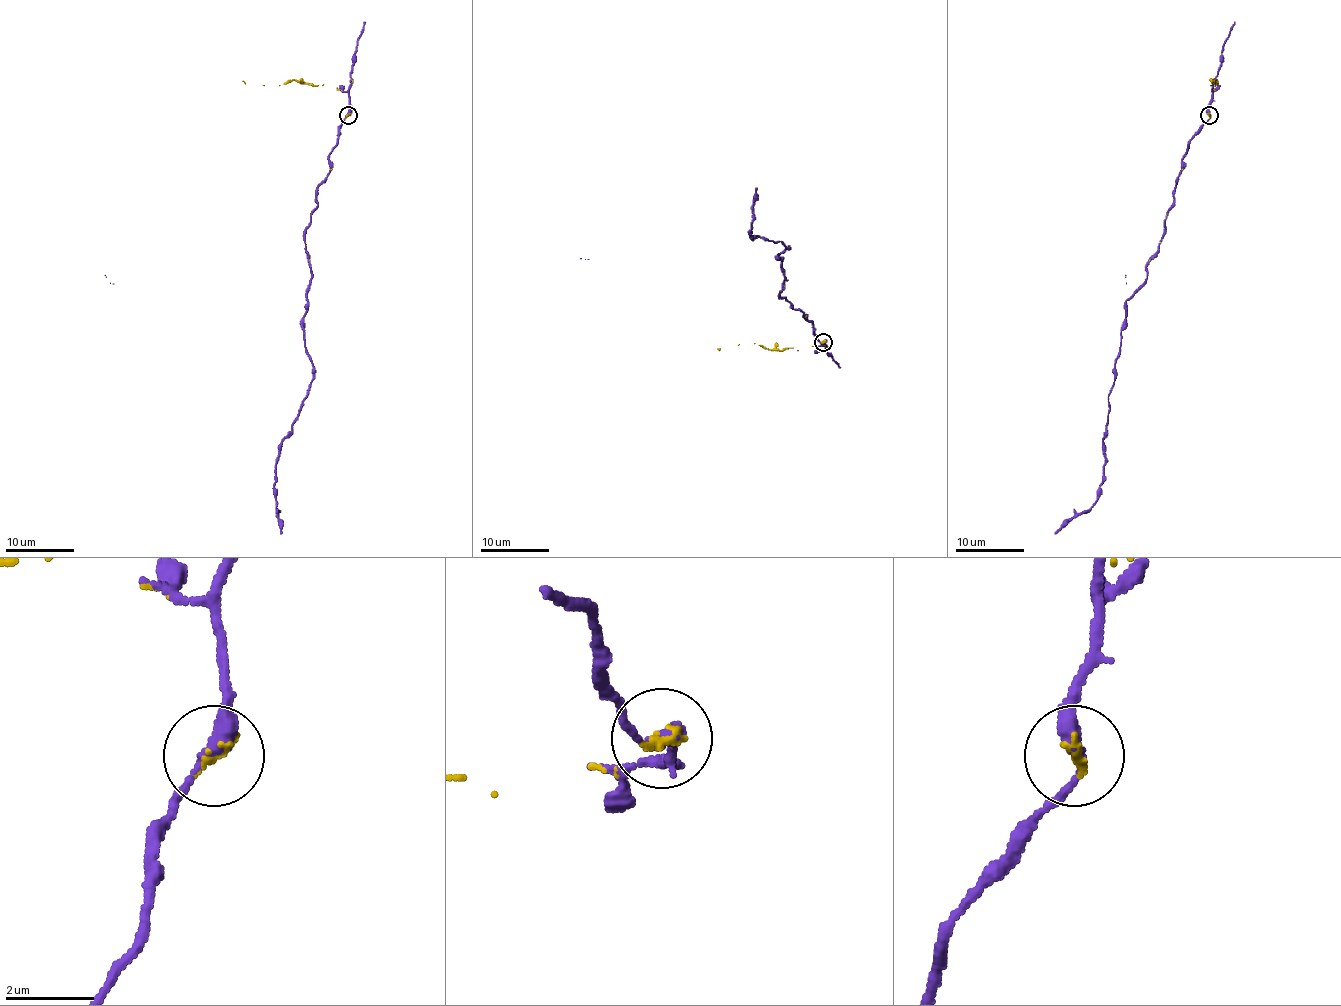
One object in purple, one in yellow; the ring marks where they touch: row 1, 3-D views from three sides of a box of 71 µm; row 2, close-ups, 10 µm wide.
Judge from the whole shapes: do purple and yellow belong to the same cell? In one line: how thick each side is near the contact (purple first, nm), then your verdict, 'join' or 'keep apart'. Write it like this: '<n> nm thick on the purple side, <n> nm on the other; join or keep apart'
320 nm thick on the purple side, 130 nm on the other; join

